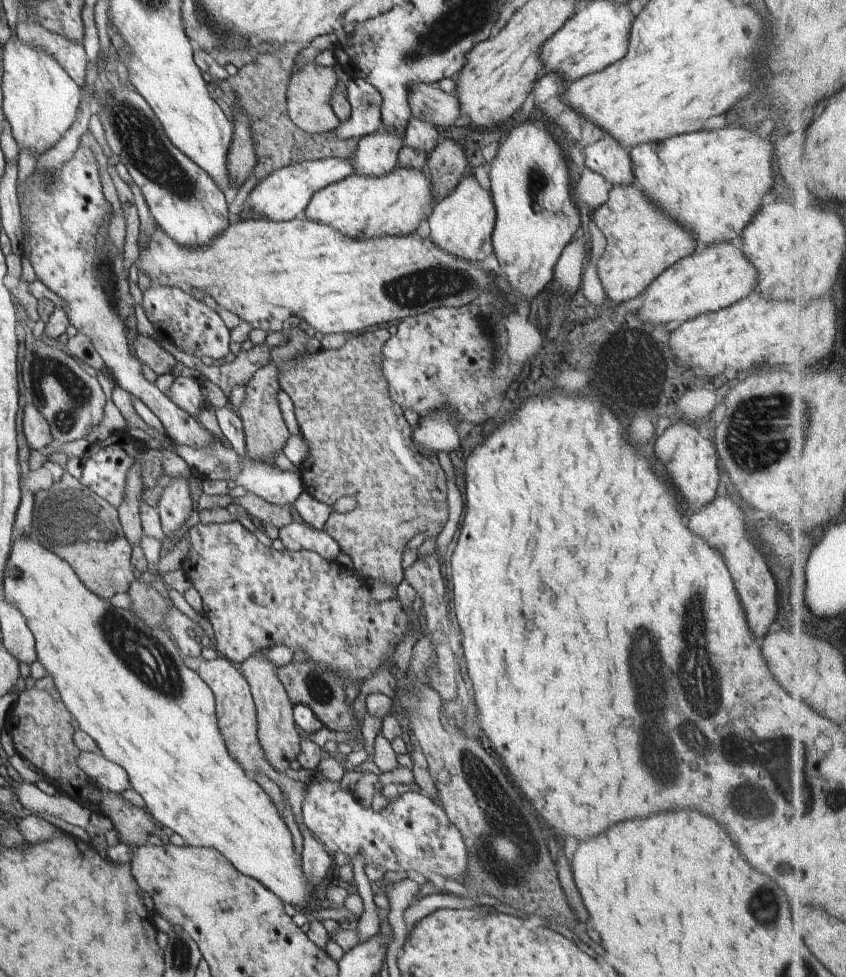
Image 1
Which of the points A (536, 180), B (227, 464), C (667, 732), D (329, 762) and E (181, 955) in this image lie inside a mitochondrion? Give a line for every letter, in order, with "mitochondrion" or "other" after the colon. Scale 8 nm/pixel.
A: mitochondrion
B: mitochondrion
C: mitochondrion
D: other
E: mitochondrion

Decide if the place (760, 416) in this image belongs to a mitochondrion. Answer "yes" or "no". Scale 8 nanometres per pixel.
yes

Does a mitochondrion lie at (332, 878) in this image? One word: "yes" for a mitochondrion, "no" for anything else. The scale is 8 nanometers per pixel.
no

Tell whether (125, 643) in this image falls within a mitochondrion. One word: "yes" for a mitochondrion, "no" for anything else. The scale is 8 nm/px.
yes

